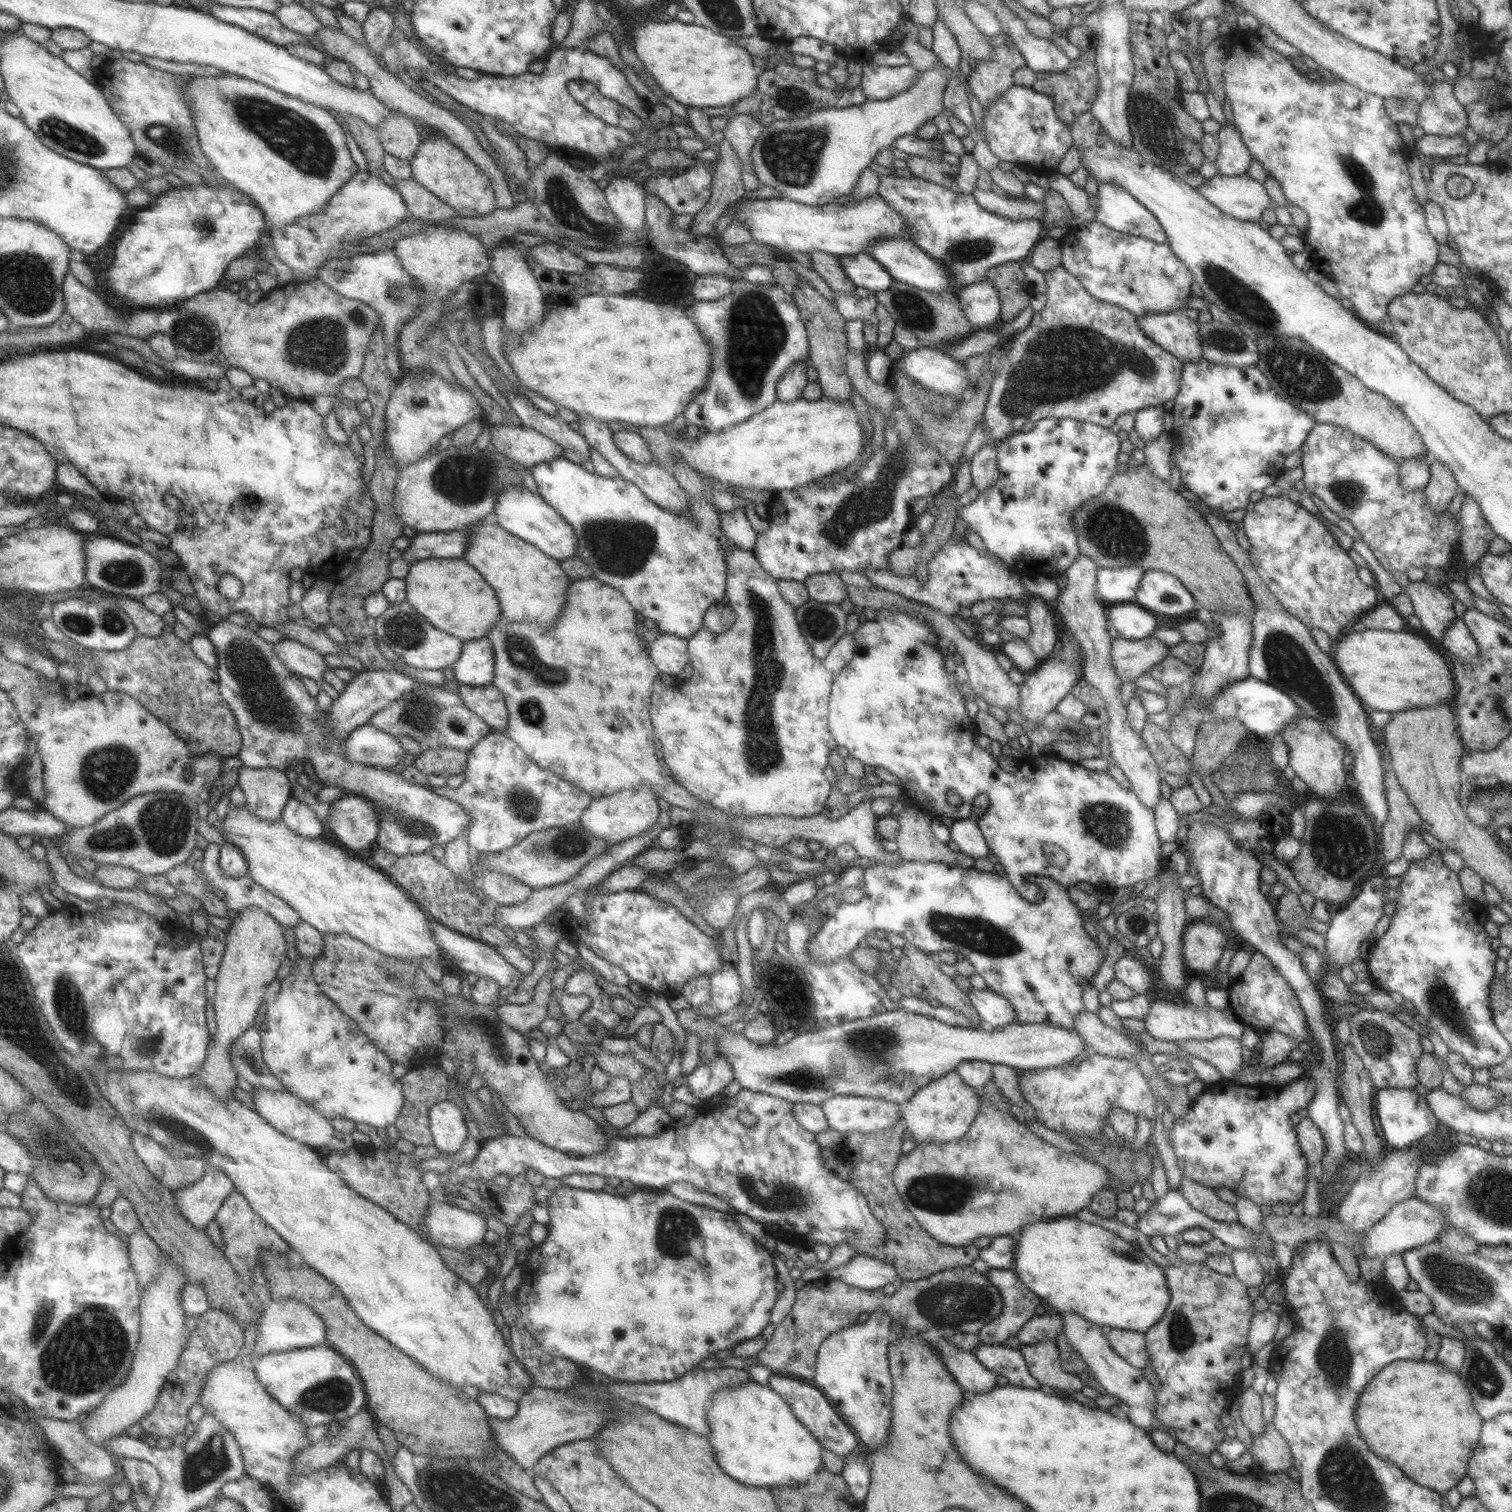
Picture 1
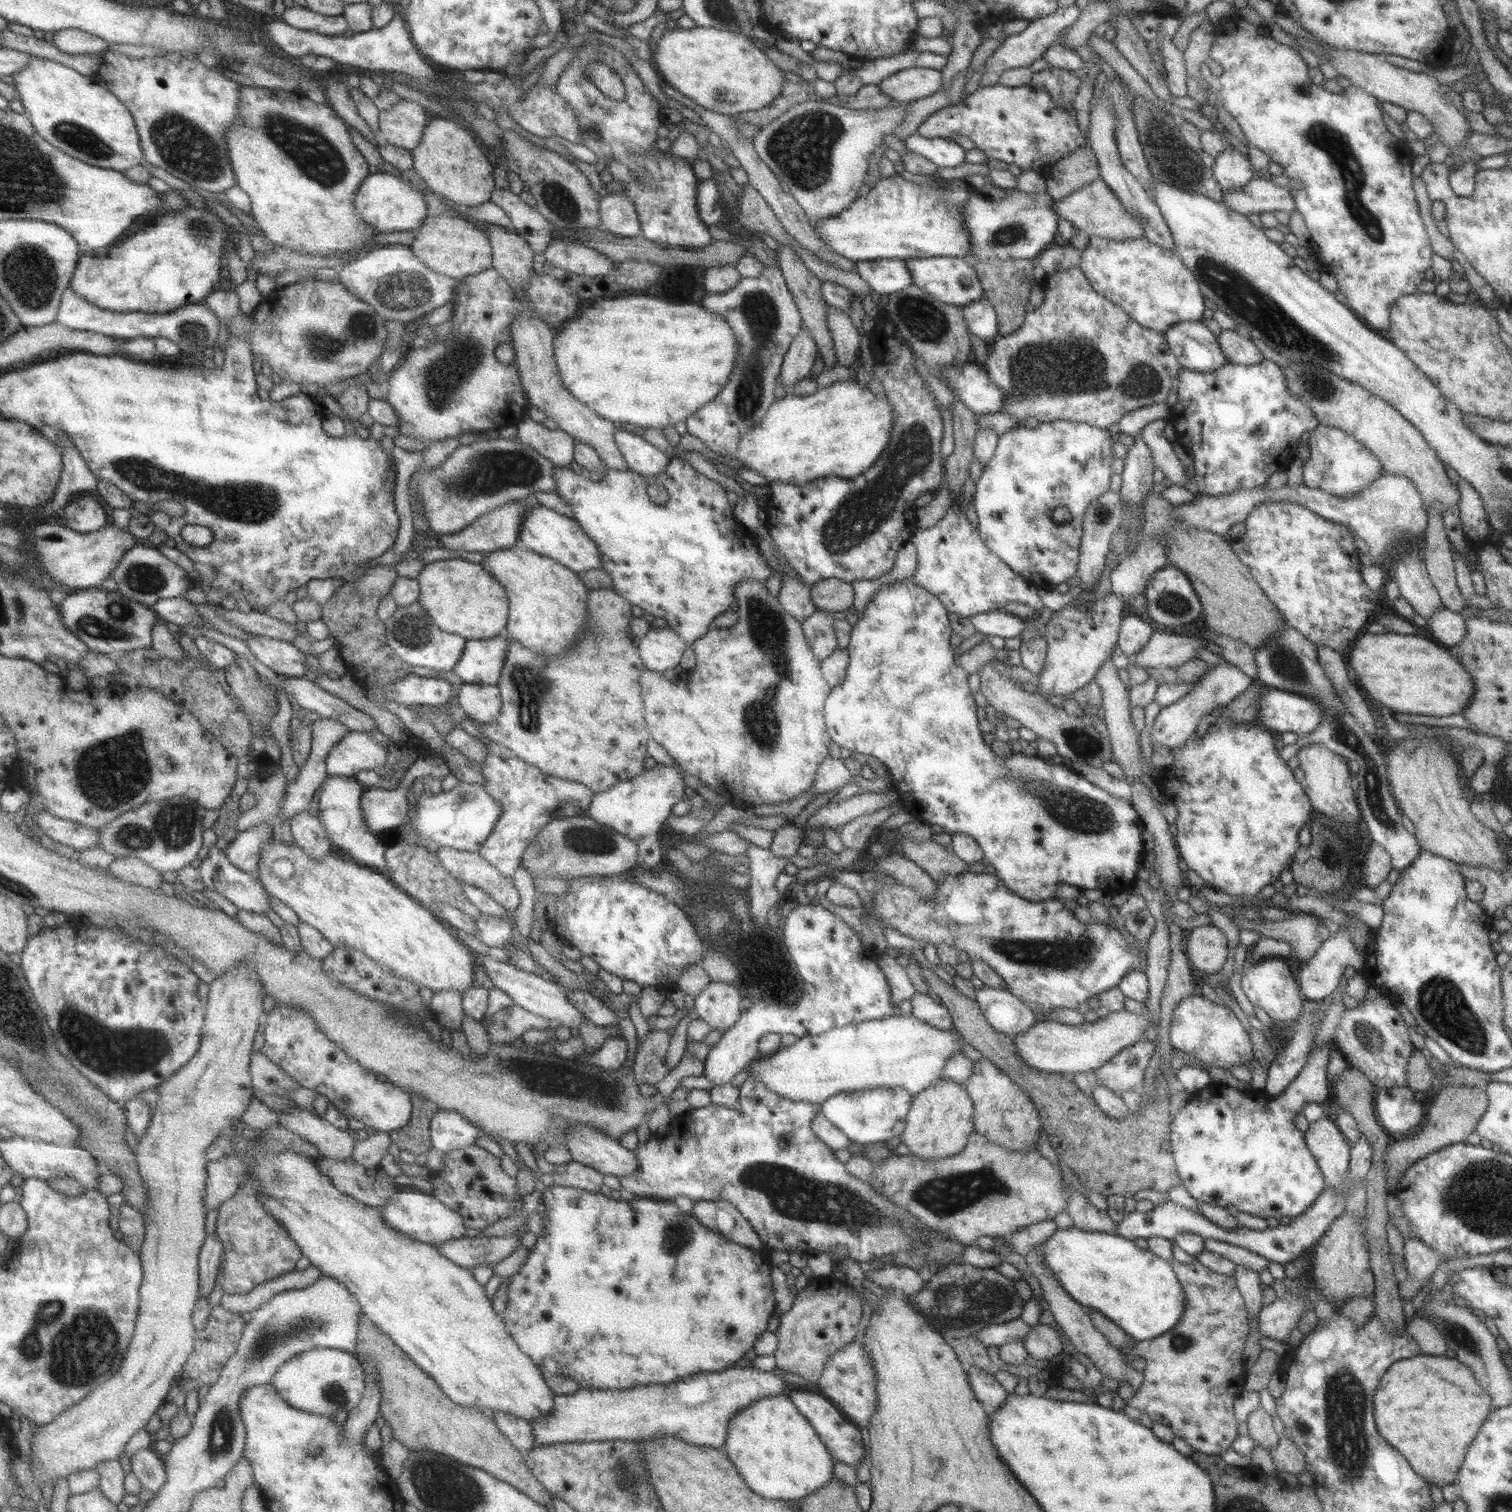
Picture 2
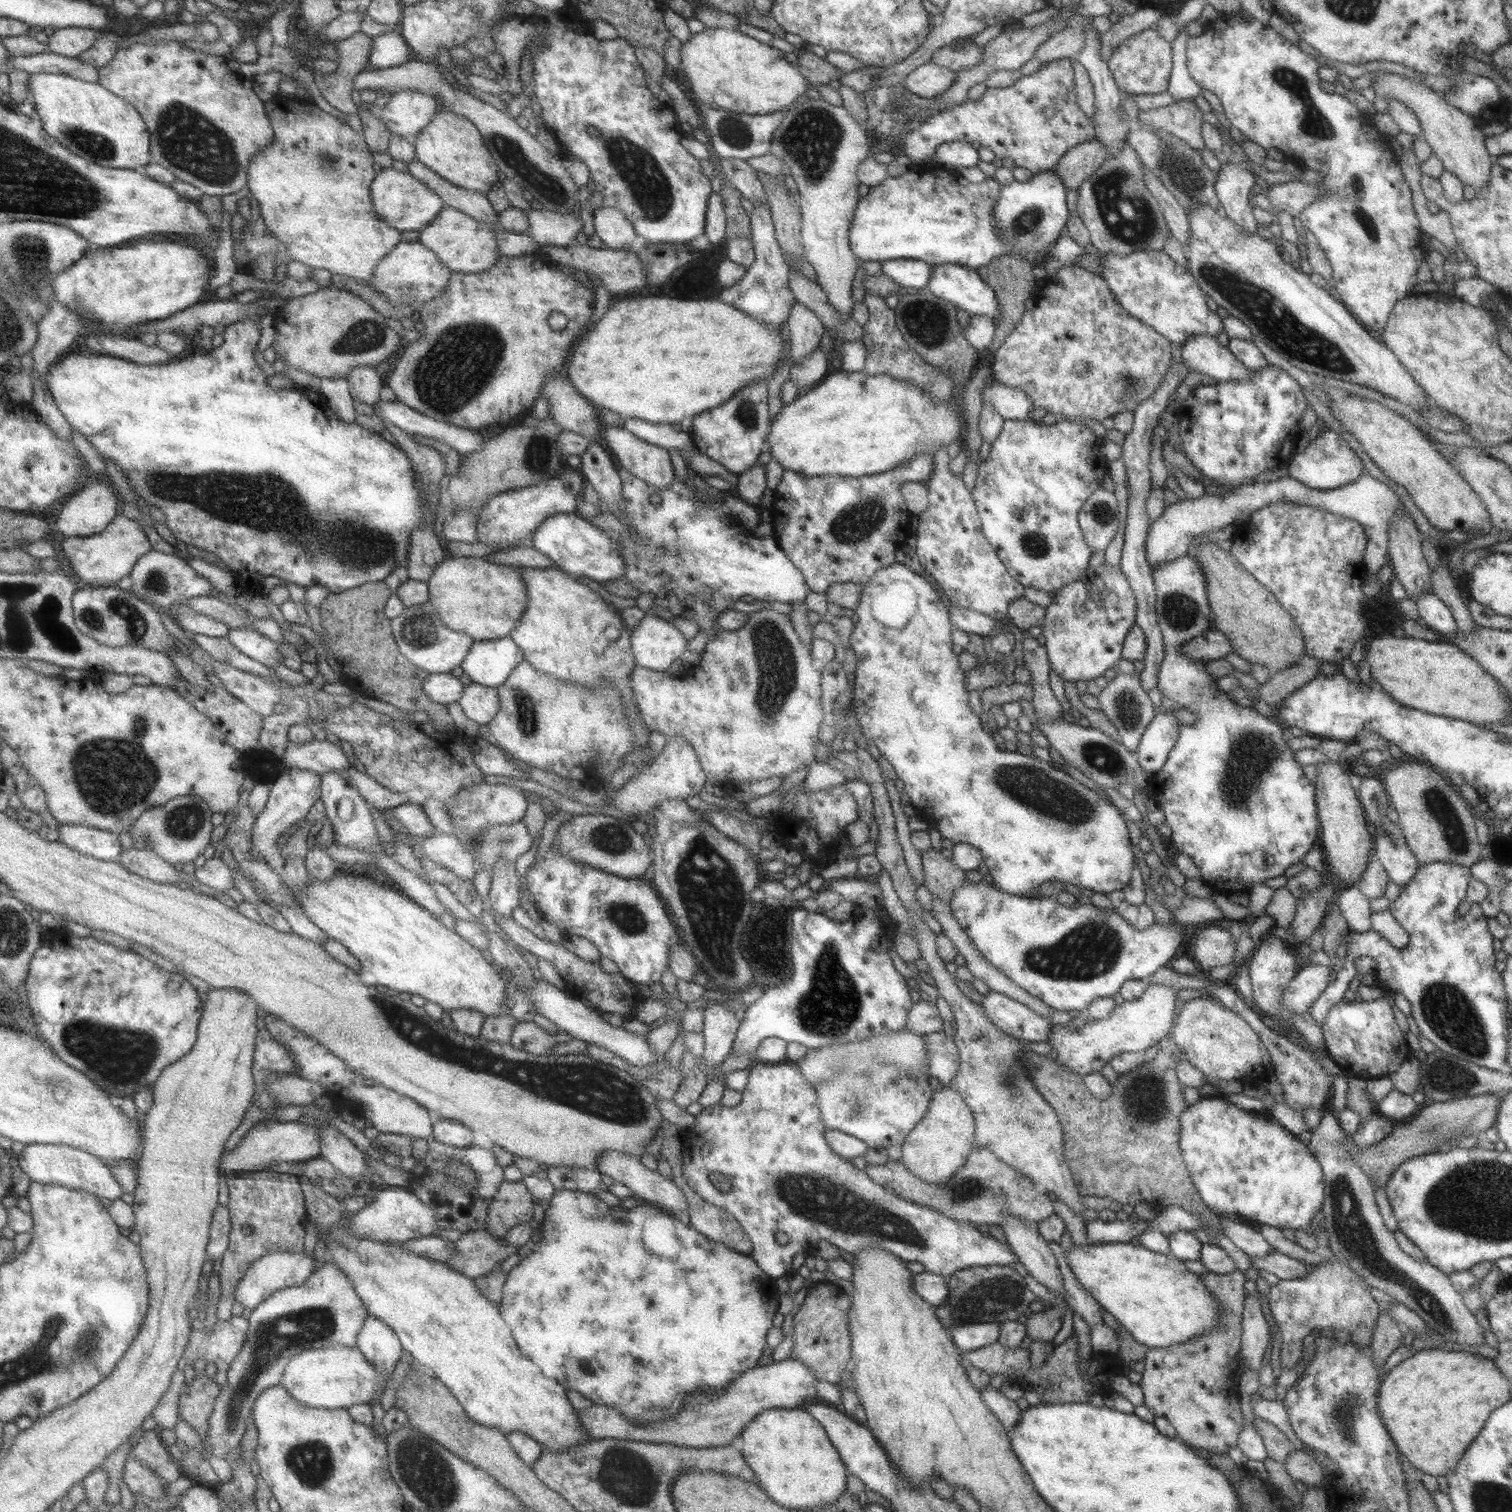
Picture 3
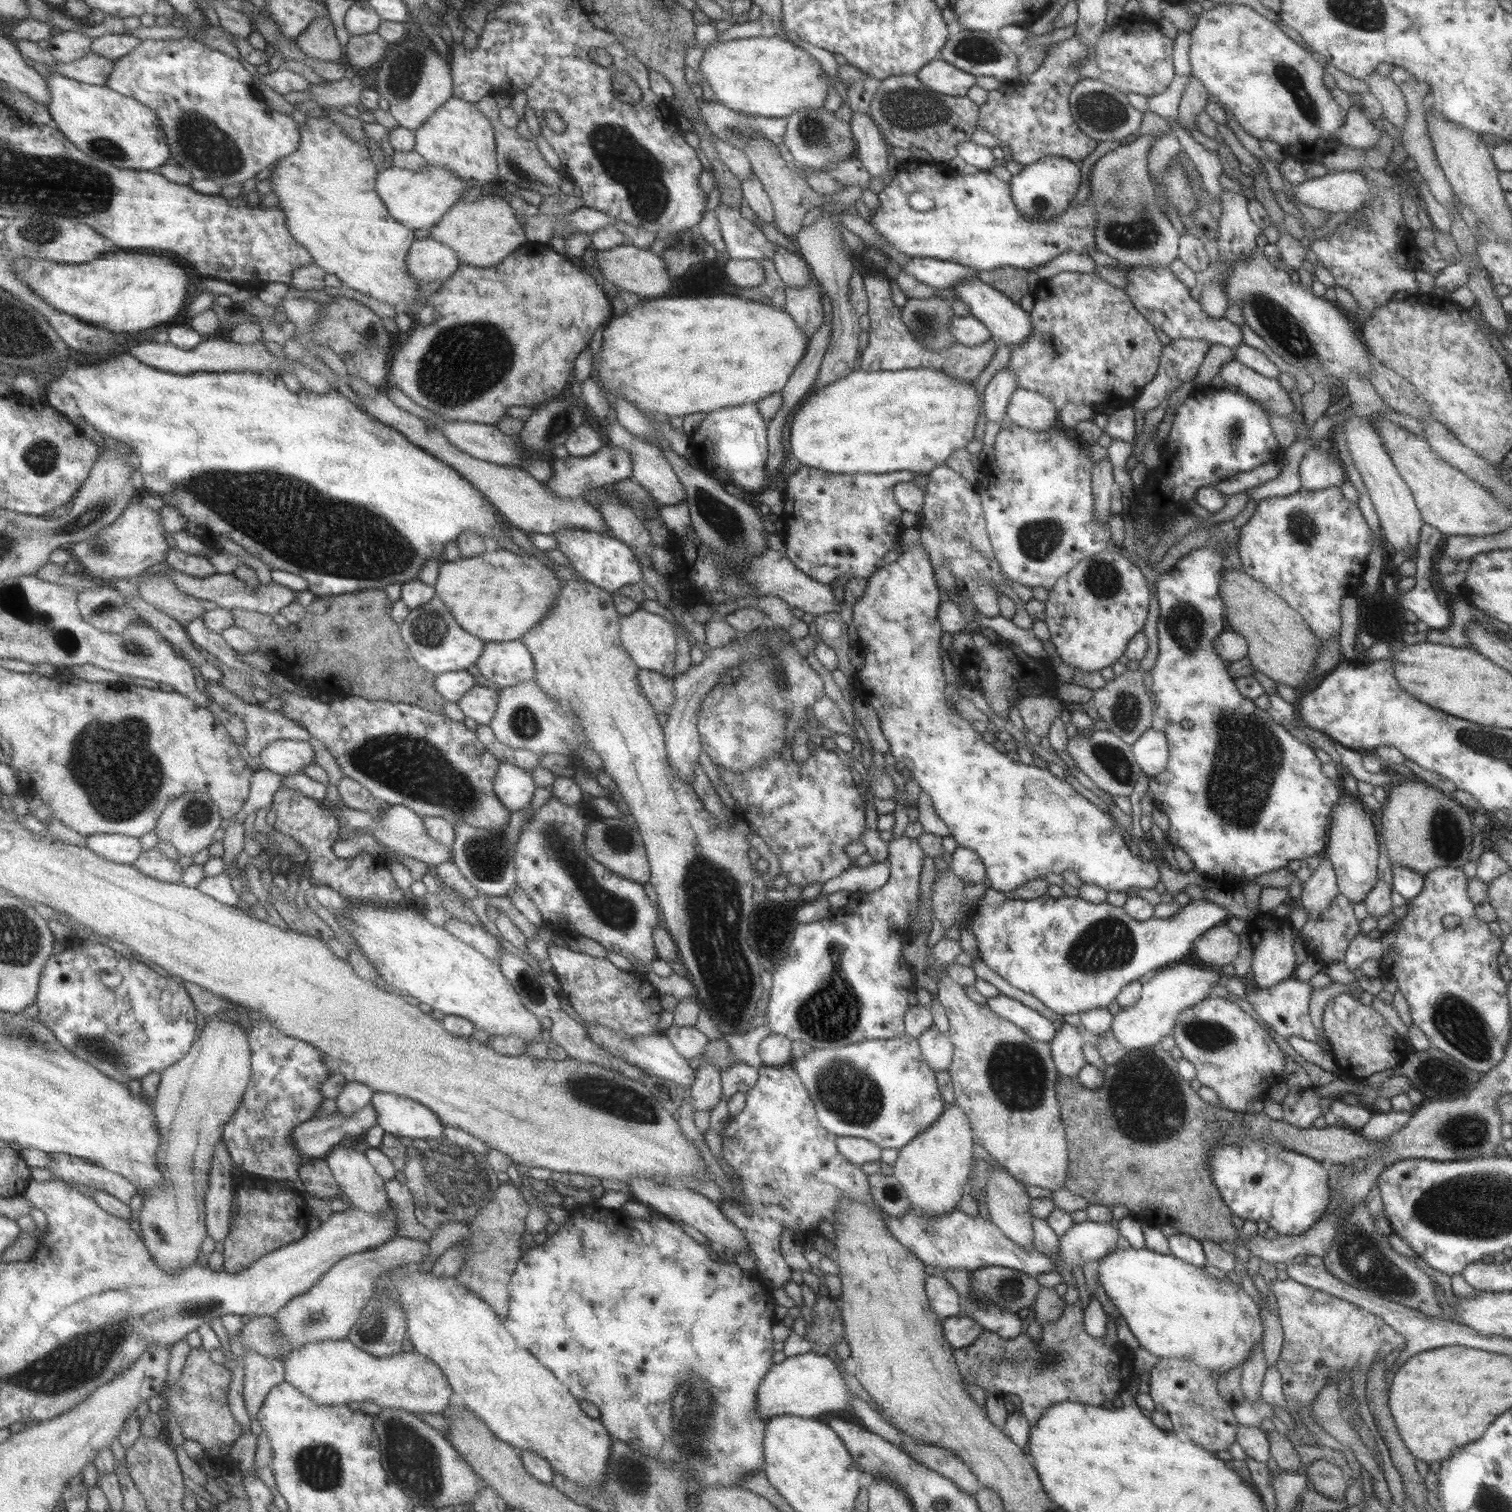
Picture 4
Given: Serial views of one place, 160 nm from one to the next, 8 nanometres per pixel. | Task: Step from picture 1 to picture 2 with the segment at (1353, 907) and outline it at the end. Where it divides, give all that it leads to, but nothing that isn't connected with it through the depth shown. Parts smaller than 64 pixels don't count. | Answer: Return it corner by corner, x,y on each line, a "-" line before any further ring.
1338,926
1338,929
1332,935
1330,934
1326,940
1322,940
1312,958
1295,966
1300,993
1308,1001
1322,1001
1326,996
1331,995
1335,988
1342,987
1344,982
1342,974
1347,966
1351,966
1356,972
1364,971
1364,957
1365,951
1357,950
1350,939
1350,934
1343,927

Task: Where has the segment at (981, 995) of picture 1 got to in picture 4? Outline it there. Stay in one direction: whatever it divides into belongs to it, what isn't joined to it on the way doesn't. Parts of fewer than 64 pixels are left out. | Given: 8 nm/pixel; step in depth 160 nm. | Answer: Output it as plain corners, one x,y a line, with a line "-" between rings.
1003,993
986,998
986,1005
993,1014
1008,1020
1035,1040
1048,1043
1055,1036
1057,1028
1051,1021

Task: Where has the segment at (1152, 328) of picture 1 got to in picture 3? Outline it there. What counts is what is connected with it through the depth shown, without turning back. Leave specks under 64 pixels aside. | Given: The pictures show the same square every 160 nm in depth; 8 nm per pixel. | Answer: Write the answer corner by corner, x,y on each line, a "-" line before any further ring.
1193,335
1185,339
1180,346
1180,358
1189,371
1205,374
1217,381
1238,381
1253,376
1253,372
1241,364
1226,346
1221,346
1215,337
1209,335

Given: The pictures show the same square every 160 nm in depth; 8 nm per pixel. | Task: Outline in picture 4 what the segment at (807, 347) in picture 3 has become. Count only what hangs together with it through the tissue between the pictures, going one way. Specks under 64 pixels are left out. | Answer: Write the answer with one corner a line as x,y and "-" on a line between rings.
812,279
809,286
799,288
785,286
784,295
784,311
808,340
823,321
823,310
821,309
823,295
820,287

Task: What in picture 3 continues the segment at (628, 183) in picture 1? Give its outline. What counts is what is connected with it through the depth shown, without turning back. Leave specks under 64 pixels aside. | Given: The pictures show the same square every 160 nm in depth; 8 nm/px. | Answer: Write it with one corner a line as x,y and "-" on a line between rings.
601,205
593,216
594,234
607,248
627,248
635,240
631,224
617,208

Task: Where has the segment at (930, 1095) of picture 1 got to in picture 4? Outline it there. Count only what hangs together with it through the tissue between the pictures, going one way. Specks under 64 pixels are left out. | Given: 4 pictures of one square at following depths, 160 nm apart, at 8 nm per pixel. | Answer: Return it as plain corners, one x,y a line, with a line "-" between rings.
951,1104
929,1128
899,1149
892,1165
892,1175
909,1198
911,1209
924,1217
934,1217
956,1208
962,1194
969,1188
967,1179
974,1161
973,1143
965,1114
957,1105

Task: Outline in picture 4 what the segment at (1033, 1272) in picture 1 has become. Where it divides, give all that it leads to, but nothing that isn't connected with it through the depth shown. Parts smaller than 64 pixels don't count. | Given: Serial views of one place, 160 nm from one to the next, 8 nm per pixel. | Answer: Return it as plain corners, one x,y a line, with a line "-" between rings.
1145,1247
1112,1250
1097,1261
1097,1280
1105,1296
1123,1316
1139,1346
1160,1359
1191,1359
1194,1365
1220,1375
1236,1364
1242,1365
1248,1350
1258,1340
1263,1340
1259,1308
1255,1307
1239,1283
1218,1279
1206,1273
1203,1267
1187,1264
1171,1253
1159,1254

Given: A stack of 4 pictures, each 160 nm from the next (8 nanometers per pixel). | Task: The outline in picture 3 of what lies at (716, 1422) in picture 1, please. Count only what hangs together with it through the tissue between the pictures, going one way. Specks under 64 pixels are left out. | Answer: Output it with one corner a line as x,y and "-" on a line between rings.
802,1407
795,1408
768,1408
755,1415
742,1429
735,1444
738,1445
740,1454
743,1456
745,1464
753,1471
756,1482
766,1492
766,1495
779,1506
788,1509
812,1509
825,1506
827,1503
834,1502
841,1492
845,1491
845,1477
847,1470
841,1462
839,1455
831,1441
827,1438
823,1427

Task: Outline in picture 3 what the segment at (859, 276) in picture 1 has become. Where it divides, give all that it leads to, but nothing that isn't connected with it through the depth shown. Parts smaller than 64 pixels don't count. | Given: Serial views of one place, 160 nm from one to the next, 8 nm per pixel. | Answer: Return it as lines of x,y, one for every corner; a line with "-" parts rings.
889,259
880,264
880,272
895,284
905,288
925,289
932,265
922,260

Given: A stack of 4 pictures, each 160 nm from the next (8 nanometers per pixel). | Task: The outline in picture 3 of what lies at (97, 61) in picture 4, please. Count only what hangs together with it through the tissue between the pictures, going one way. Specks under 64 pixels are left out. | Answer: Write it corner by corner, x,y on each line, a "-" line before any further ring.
53,51
29,56
11,55
8,60
8,68
24,70
29,75
63,73
94,83
98,83
100,79
100,68
92,64
85,64
77,57
63,56

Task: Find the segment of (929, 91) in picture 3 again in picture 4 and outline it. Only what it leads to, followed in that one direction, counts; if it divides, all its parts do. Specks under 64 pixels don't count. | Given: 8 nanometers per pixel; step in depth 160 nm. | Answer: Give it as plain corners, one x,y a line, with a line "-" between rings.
935,58
919,67
914,75
927,89
948,96
965,96
976,79
976,76

